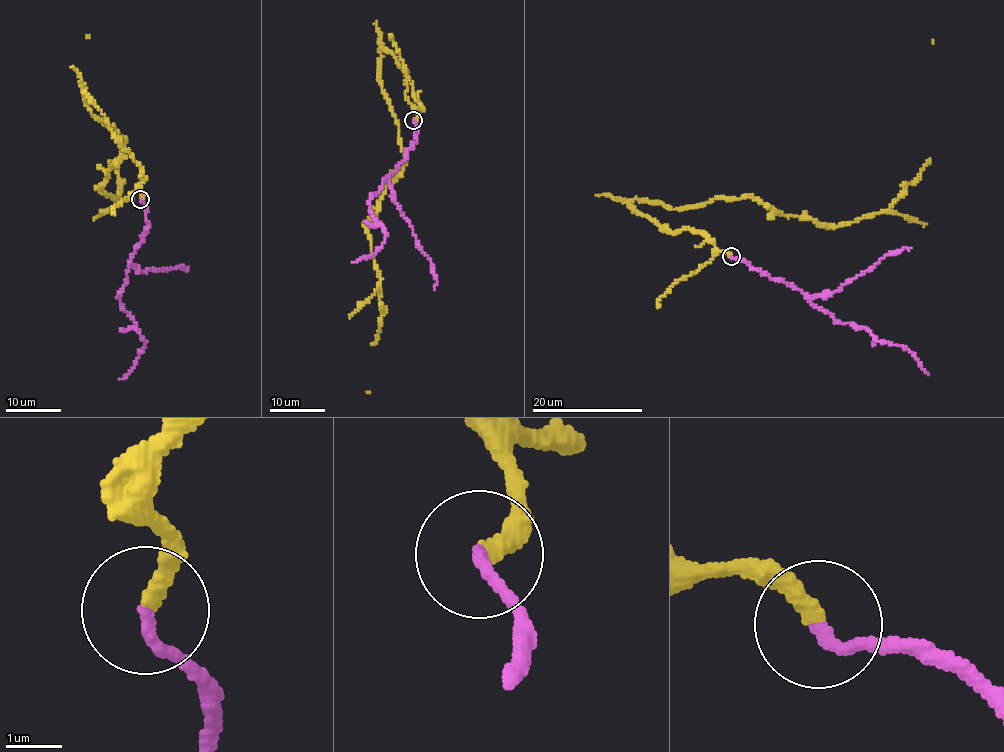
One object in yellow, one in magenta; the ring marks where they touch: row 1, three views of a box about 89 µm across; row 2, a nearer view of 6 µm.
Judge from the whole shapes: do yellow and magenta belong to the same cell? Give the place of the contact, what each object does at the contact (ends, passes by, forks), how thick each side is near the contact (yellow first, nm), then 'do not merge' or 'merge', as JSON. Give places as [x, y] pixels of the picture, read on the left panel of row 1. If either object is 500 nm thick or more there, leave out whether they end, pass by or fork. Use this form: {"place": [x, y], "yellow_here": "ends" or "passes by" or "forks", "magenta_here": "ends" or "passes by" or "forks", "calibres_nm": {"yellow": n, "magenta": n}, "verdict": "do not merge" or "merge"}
{"place": [140, 199], "yellow_here": "ends", "magenta_here": "ends", "calibres_nm": {"yellow": 280, "magenta": 200}, "verdict": "merge"}

